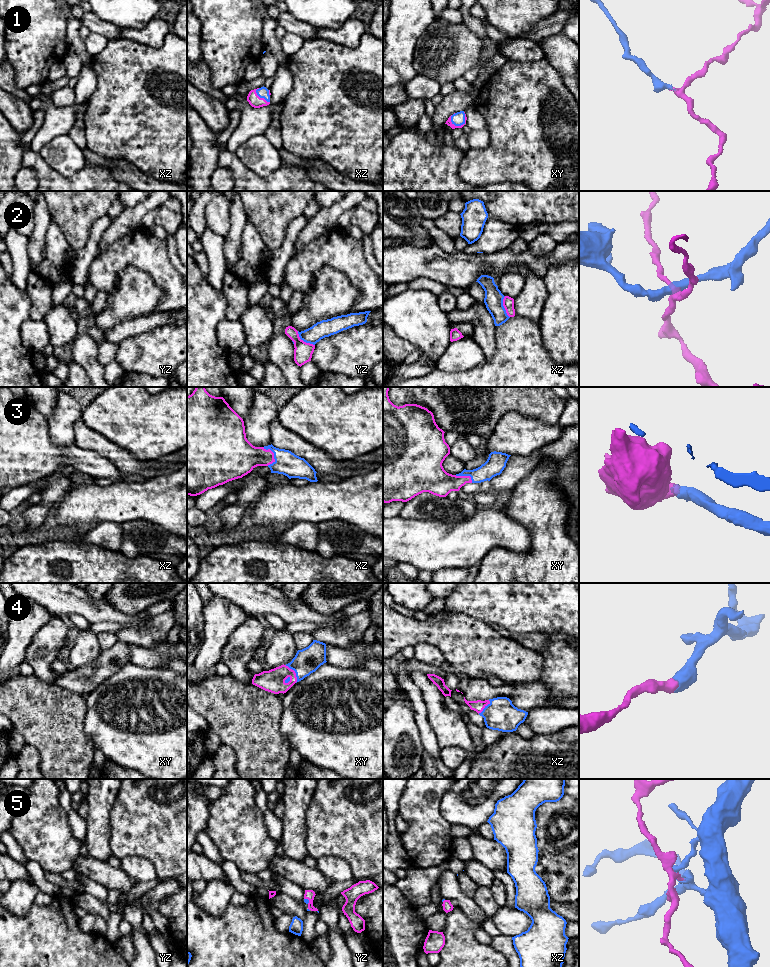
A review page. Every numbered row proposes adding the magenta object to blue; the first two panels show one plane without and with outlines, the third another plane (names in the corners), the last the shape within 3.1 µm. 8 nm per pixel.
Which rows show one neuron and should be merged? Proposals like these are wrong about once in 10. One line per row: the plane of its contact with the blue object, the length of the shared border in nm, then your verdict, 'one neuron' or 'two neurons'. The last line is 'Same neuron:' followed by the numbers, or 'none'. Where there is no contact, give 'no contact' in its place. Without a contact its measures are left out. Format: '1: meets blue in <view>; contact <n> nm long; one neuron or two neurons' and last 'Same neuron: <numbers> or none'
1: meets blue in xy; contact 140 nm long; one neuron
2: meets blue in yz; contact 180 nm long; two neurons
3: meets blue in xz; contact 160 nm long; one neuron
4: meets blue in xy; contact 170 nm long; one neuron
5: meets blue in yz; contact 60 nm long; one neuron
Same neuron: 1, 3, 4, 5

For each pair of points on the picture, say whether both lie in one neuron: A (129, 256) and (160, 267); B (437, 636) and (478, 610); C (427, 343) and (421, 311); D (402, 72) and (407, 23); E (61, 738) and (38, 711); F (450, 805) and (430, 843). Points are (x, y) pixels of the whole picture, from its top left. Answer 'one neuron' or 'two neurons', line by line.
A: one neuron
B: two neurons
C: one neuron
D: one neuron
E: one neuron
F: two neurons

